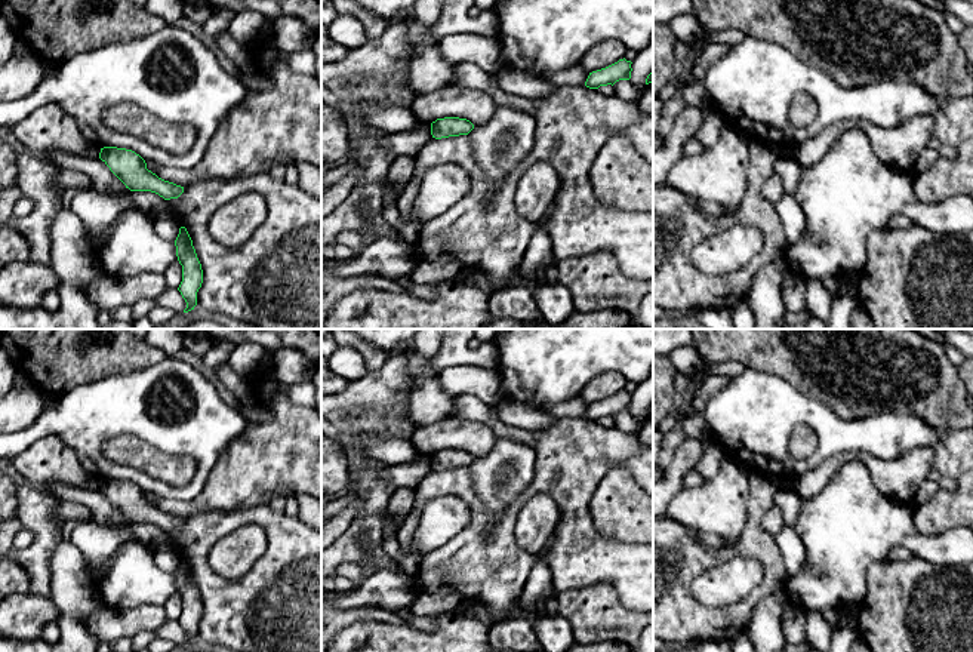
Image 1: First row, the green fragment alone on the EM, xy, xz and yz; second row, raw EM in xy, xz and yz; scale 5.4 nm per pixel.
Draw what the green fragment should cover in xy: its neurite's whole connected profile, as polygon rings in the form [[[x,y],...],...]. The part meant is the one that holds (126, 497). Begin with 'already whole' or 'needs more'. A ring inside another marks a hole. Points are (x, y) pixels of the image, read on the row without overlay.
already whole | [[[104,479],[99,490],[130,523],[151,523],[164,532],[178,530],[184,525],[184,519],[148,502],[145,492],[132,482]]]

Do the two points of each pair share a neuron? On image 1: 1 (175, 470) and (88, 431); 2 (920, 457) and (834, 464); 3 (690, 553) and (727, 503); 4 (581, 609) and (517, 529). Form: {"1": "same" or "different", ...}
{"1": "different", "2": "same", "3": "different", "4": "different"}

